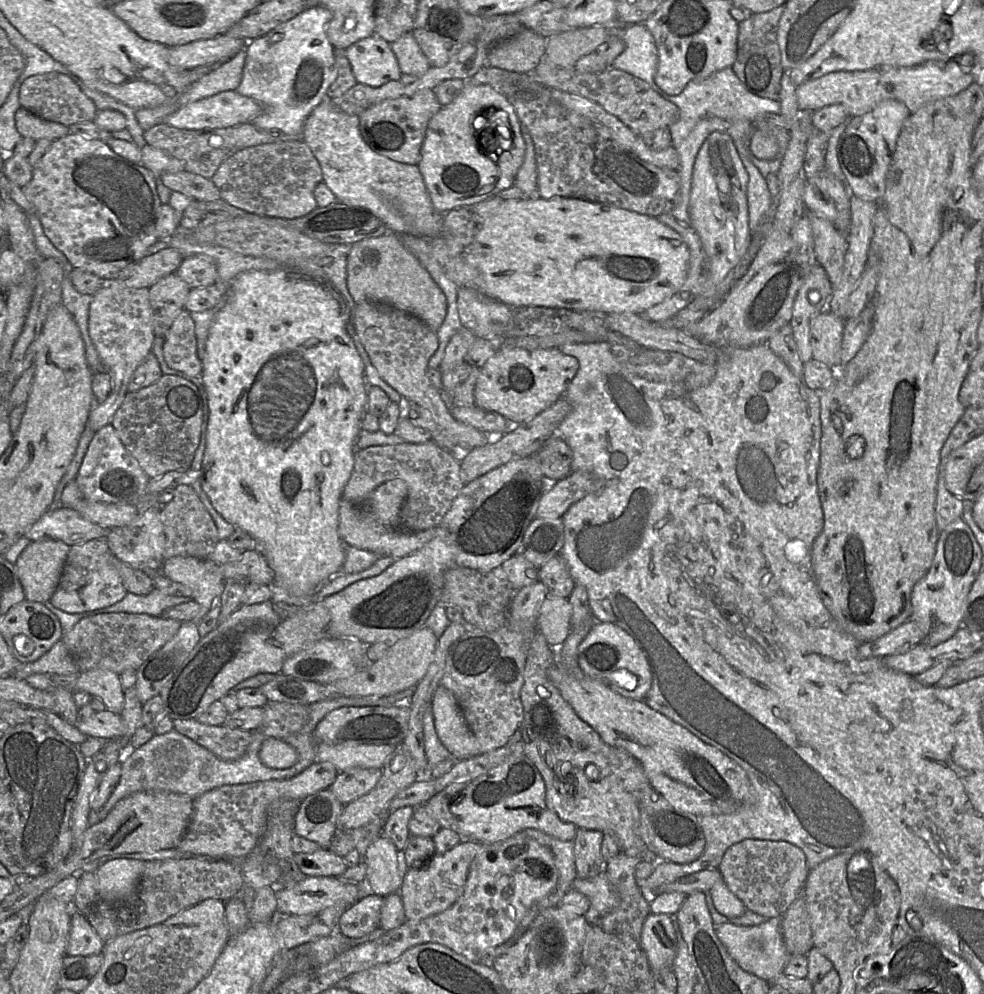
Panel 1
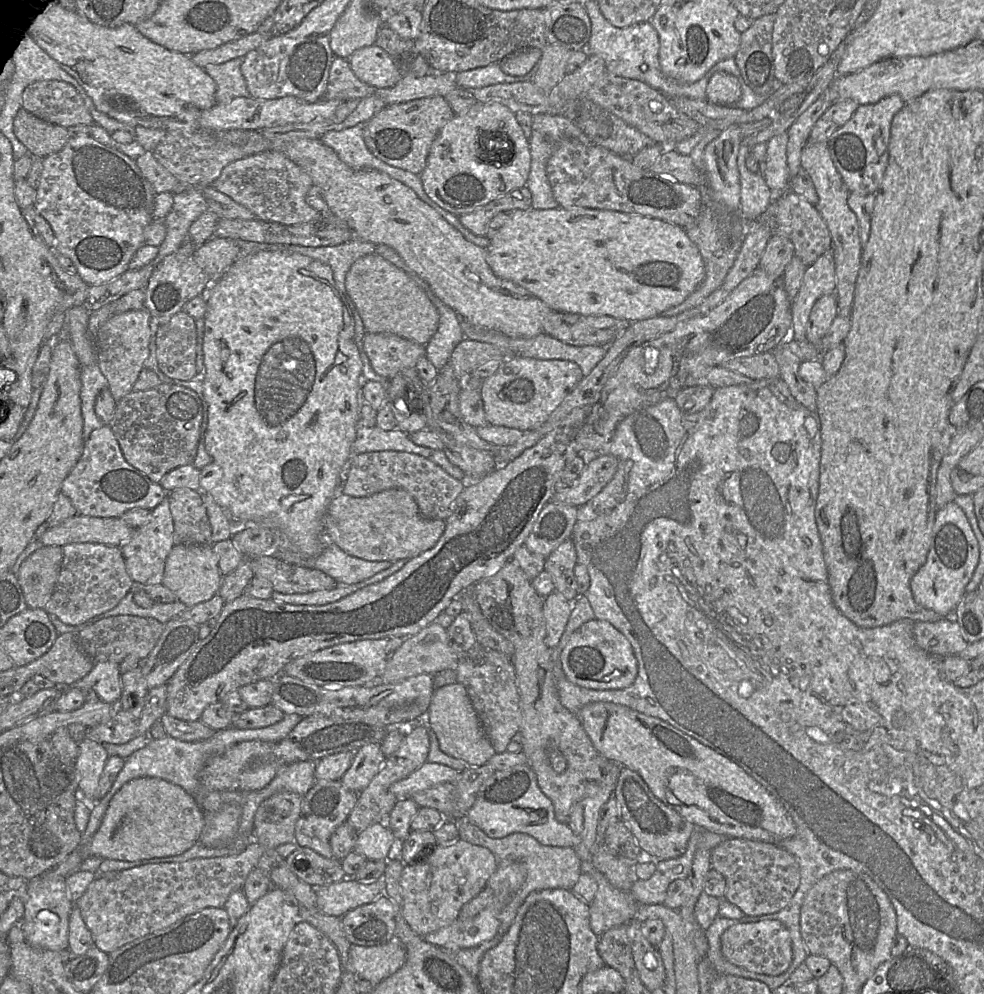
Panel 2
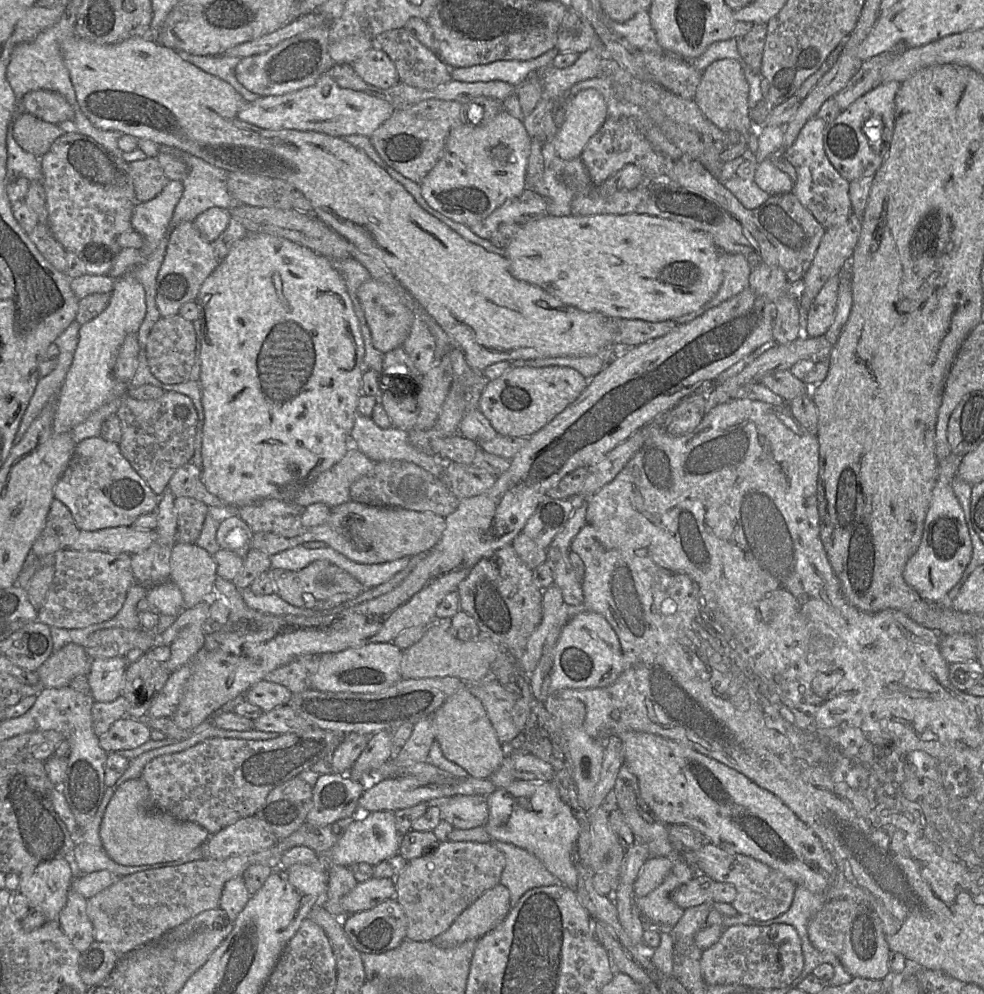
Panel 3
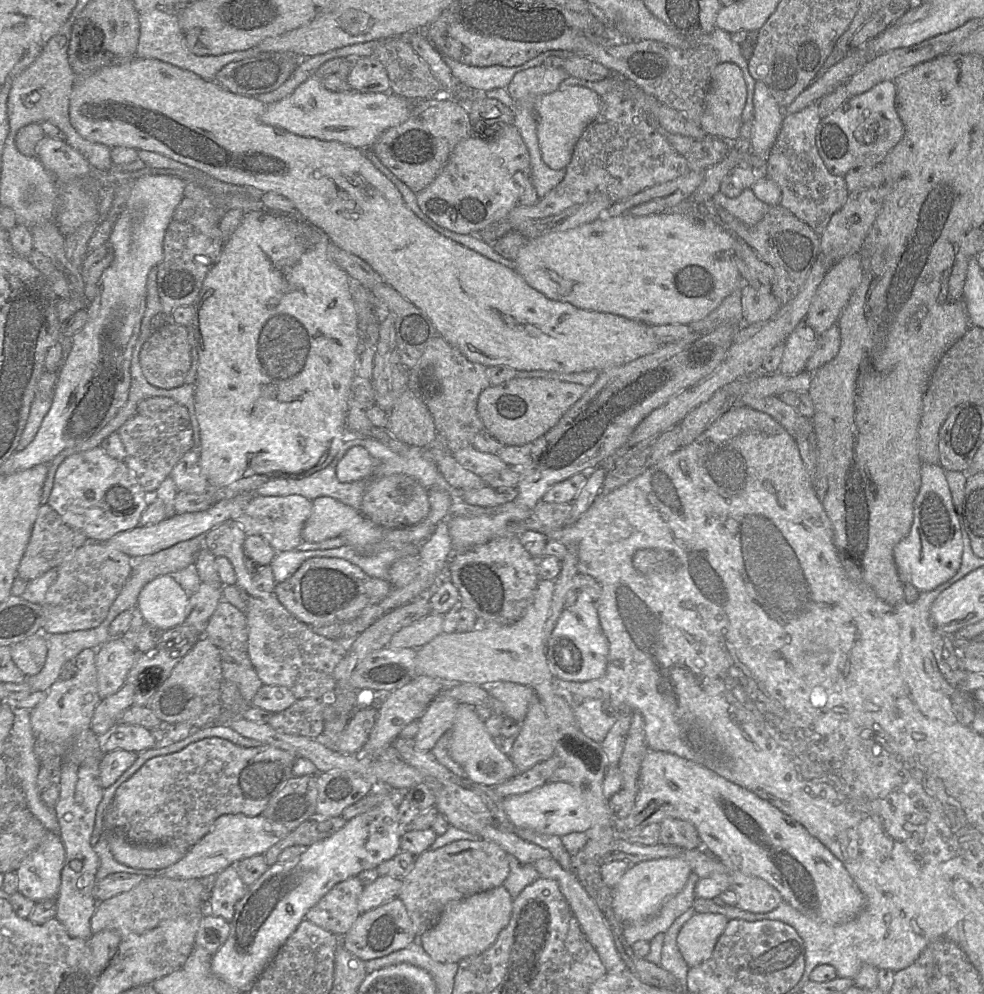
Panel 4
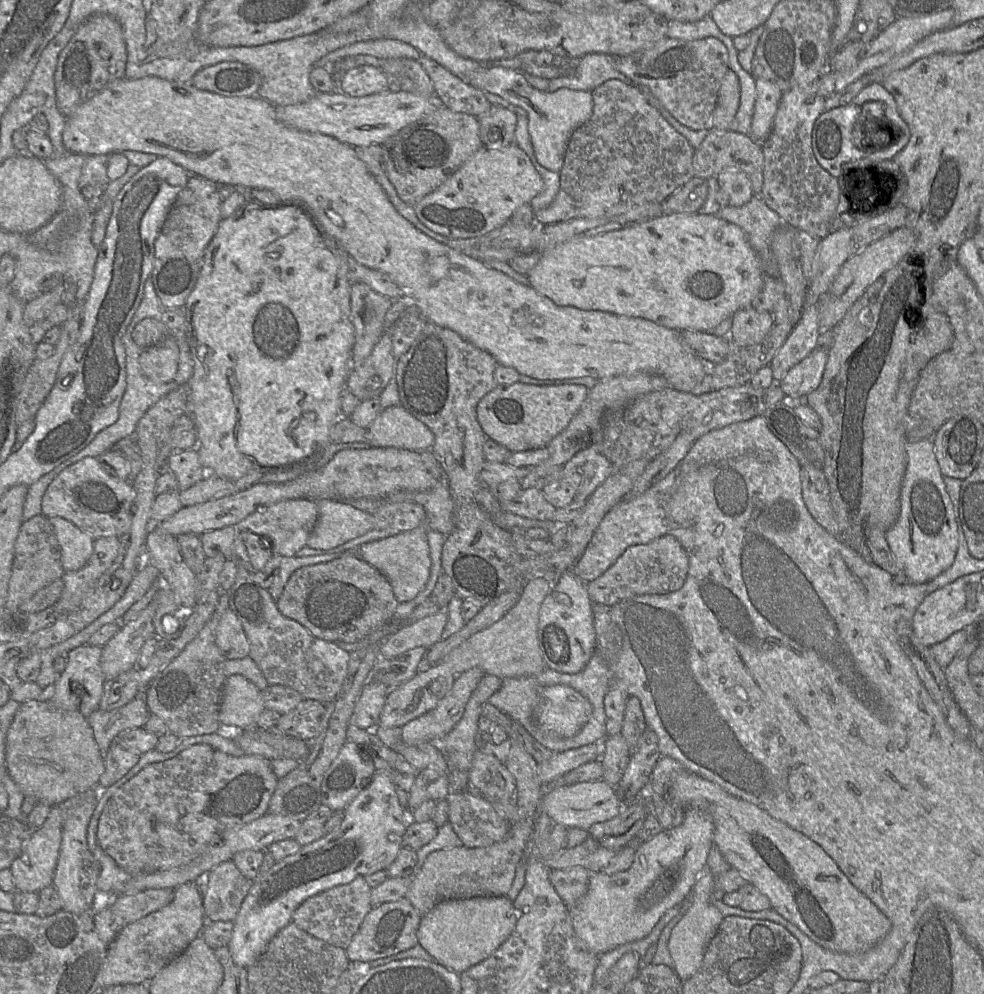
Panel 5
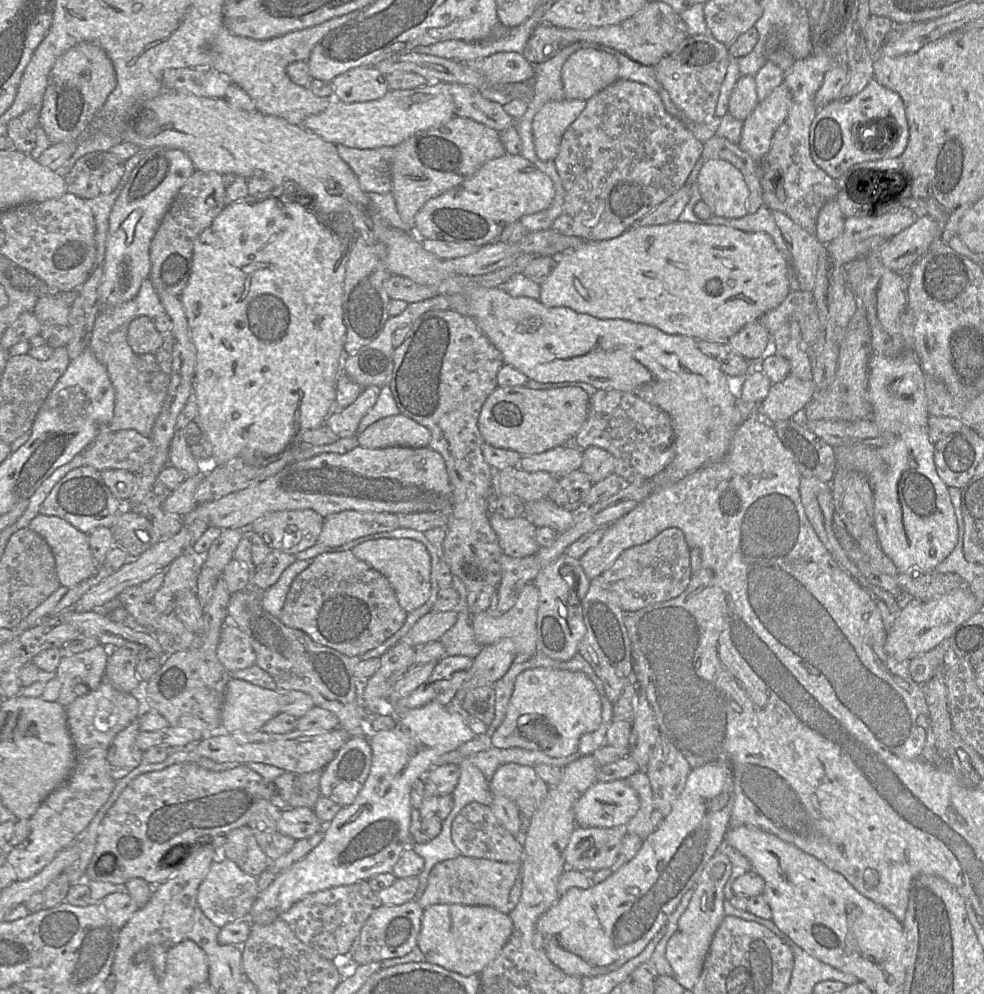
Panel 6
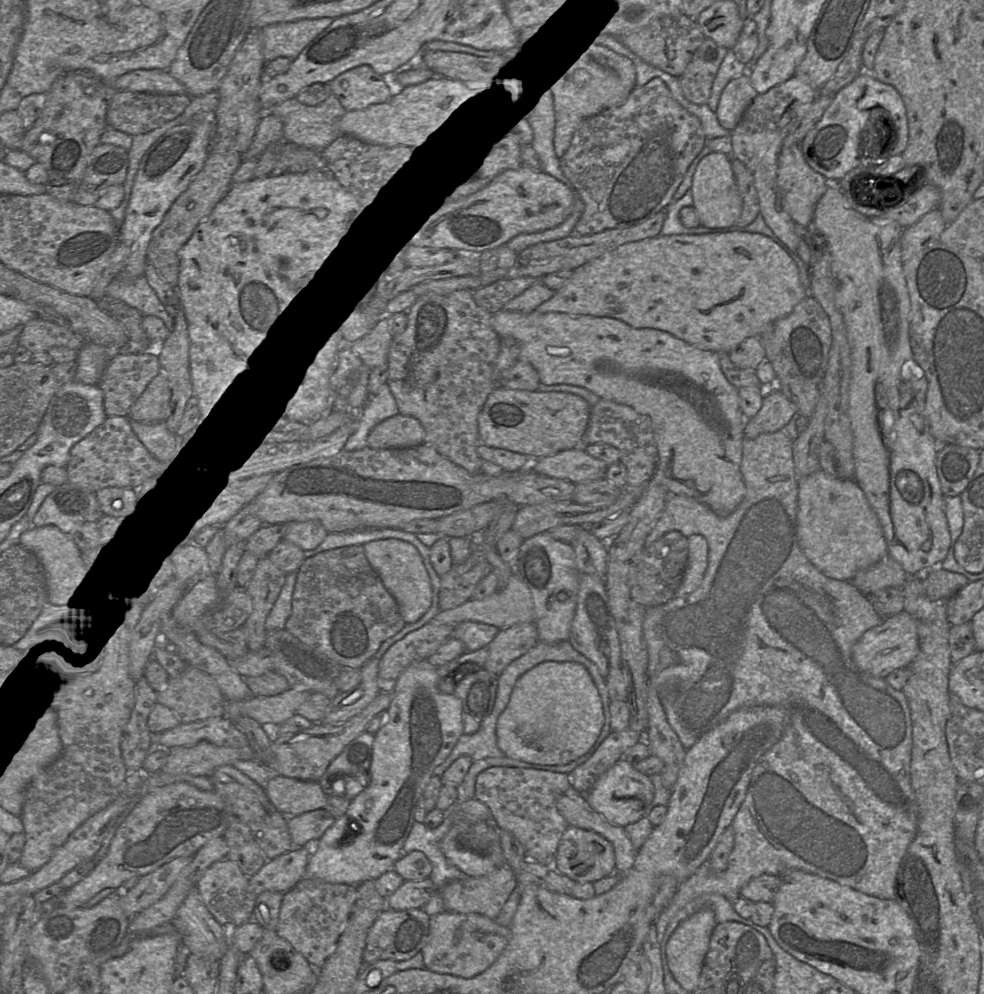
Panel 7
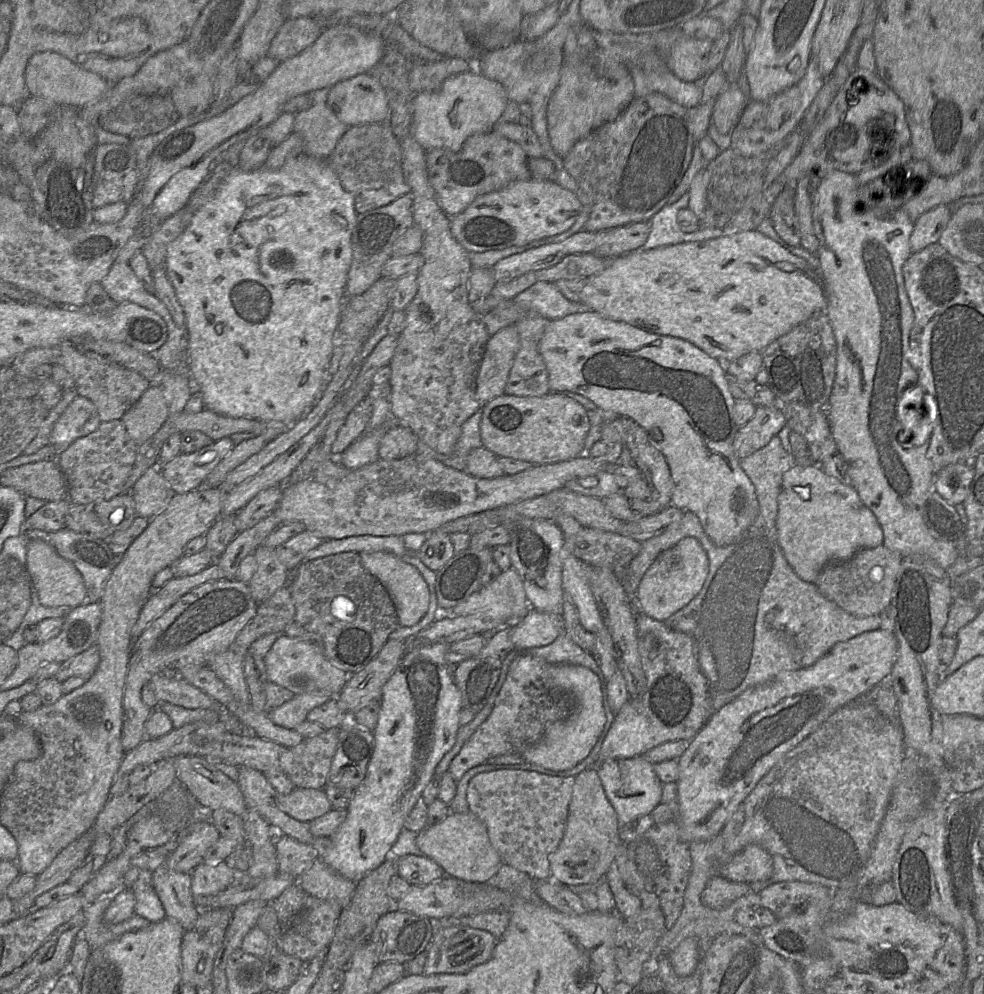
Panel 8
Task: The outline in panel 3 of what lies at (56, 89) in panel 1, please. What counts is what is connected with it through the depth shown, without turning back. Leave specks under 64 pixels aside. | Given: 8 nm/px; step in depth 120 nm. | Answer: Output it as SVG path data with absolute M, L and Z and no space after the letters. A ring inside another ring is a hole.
M45 89L29 91L24 95L22 102L26 113L43 121L56 125L63 121L73 121L73 108L57 92Z

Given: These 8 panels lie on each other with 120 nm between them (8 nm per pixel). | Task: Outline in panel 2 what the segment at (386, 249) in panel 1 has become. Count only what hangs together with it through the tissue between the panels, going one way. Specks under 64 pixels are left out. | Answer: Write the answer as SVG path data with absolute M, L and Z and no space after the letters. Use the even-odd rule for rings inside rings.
M377 253L357 259L346 276L346 288L364 322L367 333L388 333L426 345L436 333L439 313L426 292L413 279L412 271L404 271Z

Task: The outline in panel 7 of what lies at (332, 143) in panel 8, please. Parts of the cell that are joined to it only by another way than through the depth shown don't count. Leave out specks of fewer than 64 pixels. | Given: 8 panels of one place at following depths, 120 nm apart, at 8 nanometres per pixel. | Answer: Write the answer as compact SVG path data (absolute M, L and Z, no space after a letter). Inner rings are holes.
M331 93L323 103L317 106L302 104L295 97L273 106L264 113L277 116L281 119L284 125L284 141L321 152L341 136L337 130L337 122L344 116L346 111L341 106L337 97Z

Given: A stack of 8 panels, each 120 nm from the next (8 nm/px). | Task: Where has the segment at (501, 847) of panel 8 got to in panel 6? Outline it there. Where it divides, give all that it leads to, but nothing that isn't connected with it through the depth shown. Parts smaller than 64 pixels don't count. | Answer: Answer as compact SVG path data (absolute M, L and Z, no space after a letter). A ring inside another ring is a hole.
M518 763L501 765L489 780L493 795L513 800L521 813L525 827L547 796L549 786L537 774L536 768Z

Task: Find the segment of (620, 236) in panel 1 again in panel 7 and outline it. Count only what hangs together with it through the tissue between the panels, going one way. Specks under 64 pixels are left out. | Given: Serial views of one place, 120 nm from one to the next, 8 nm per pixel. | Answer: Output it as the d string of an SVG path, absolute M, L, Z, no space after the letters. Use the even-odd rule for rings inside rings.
M740 229L729 230L724 233L708 234L679 234L658 235L639 241L625 243L604 253L602 256L590 260L572 271L572 275L565 284L557 290L547 301L540 304L535 312L544 314L549 312L567 313L570 315L588 315L594 317L608 317L619 320L635 329L656 329L675 336L684 342L706 351L714 353L729 353L743 340L753 336L760 336L769 323L789 315L794 307L801 302L809 292L800 282L799 270L787 251L766 235L760 233L743 232Z

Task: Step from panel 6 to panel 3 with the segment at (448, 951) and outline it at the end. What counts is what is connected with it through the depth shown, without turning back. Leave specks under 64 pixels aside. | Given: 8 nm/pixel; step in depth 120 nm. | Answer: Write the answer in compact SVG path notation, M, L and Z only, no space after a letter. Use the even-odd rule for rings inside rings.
M499 883L466 908L453 924L433 941L439 947L453 947L467 940L480 939L494 930L512 906L508 888Z

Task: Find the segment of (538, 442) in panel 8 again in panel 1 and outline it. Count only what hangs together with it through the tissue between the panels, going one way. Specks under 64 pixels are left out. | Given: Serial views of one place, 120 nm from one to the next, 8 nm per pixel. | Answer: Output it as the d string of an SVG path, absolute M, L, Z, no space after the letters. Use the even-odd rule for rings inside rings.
M497 348L495 354L480 368L475 387L475 405L504 416L513 425L525 424L563 397L578 369L578 360L562 353L558 348L533 351Z

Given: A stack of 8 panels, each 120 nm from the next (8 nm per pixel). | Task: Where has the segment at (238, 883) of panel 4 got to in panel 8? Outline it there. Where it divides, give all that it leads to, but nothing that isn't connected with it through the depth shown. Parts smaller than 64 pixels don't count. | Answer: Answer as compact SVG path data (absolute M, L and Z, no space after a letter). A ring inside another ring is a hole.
M229 860L216 863L201 862L191 872L193 897L217 894L227 889L238 878Z

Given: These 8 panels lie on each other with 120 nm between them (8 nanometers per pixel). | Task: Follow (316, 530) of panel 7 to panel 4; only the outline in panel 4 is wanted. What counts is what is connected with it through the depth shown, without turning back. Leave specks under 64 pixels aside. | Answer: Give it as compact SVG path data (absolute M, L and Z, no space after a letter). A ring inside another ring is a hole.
M254 492L250 503L235 521L247 536L262 536L277 554L294 550L303 541L302 530L311 514L312 505L313 501L300 495L263 496Z

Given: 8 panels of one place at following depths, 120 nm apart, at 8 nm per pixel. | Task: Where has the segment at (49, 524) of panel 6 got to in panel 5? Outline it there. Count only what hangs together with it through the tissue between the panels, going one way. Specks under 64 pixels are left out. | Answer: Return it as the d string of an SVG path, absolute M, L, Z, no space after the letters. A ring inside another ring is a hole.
M47 517L61 547L61 561L65 572L82 568L93 552L94 539L61 517Z

